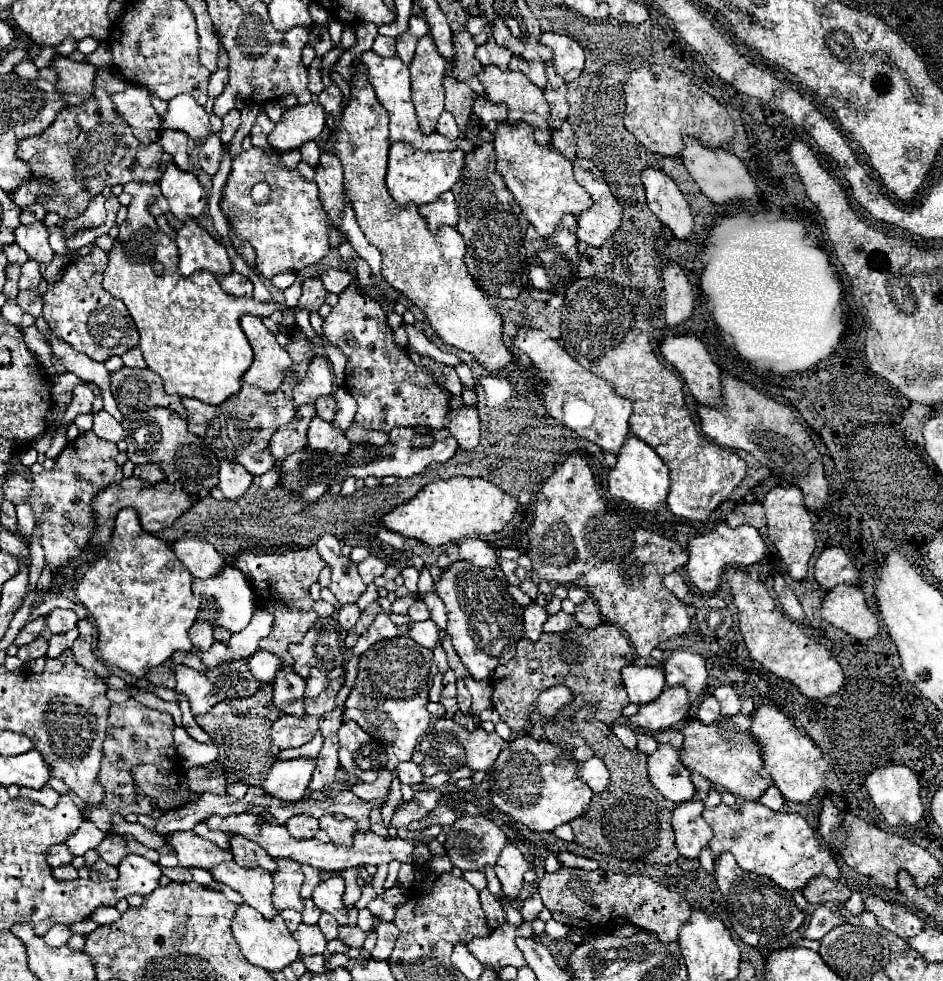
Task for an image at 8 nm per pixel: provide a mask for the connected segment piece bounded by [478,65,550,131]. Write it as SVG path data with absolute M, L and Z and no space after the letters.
M482 67L480 75L478 75L480 83L486 89L486 95L492 103L504 103L508 107L508 123L512 125L520 125L520 123L528 123L540 131L550 129L548 125L548 101L544 99L542 89L538 89L524 73L520 71L500 71L500 67Z

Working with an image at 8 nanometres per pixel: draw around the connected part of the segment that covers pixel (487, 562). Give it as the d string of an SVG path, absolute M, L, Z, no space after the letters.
M466 539L460 543L460 557L476 567L500 567L496 549L482 539Z

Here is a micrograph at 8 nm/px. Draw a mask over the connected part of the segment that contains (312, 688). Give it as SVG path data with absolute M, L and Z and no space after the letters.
M312 669L310 677L306 679L306 689L304 689L304 697L318 697L324 689L326 689L328 677L324 671L320 669Z

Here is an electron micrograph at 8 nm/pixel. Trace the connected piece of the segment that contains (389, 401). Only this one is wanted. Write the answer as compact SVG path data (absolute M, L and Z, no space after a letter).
M346 287L338 297L340 301L324 319L322 329L324 337L346 355L346 389L358 403L354 423L386 435L394 427L444 429L450 395L426 369L412 363L404 347L396 345L382 305L358 287Z

